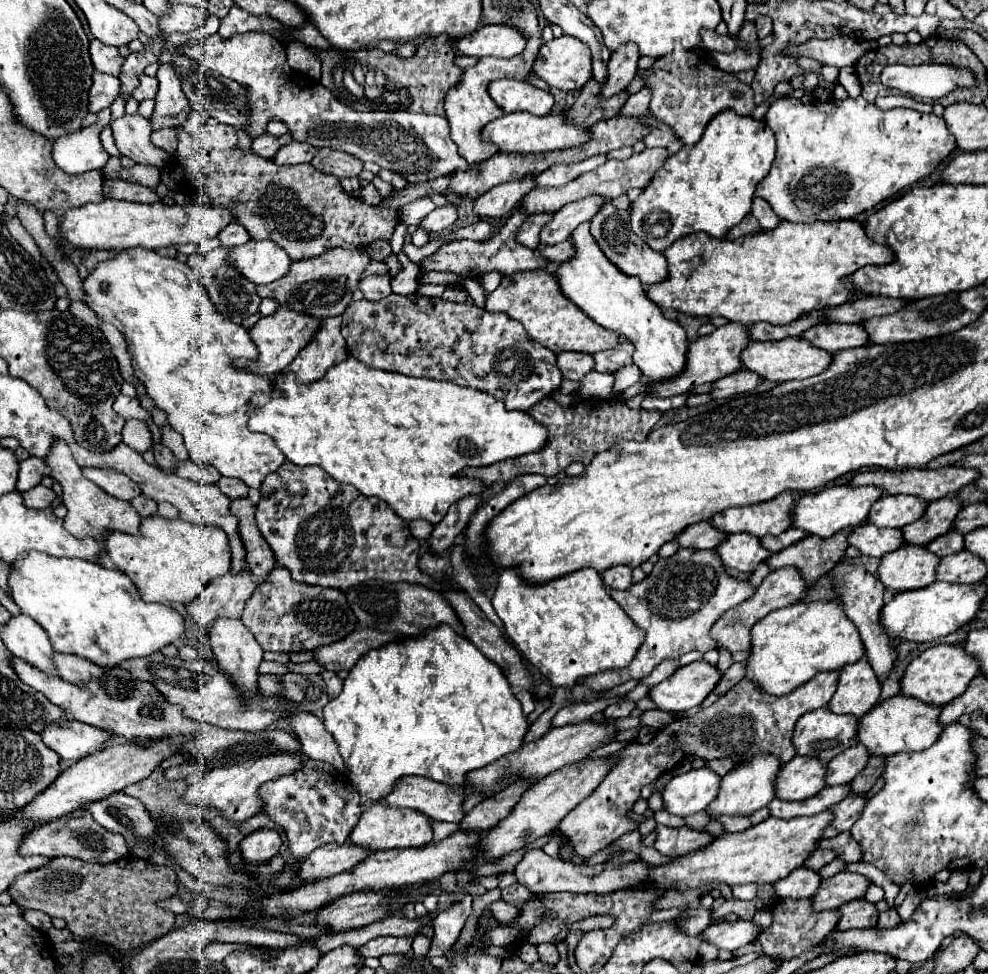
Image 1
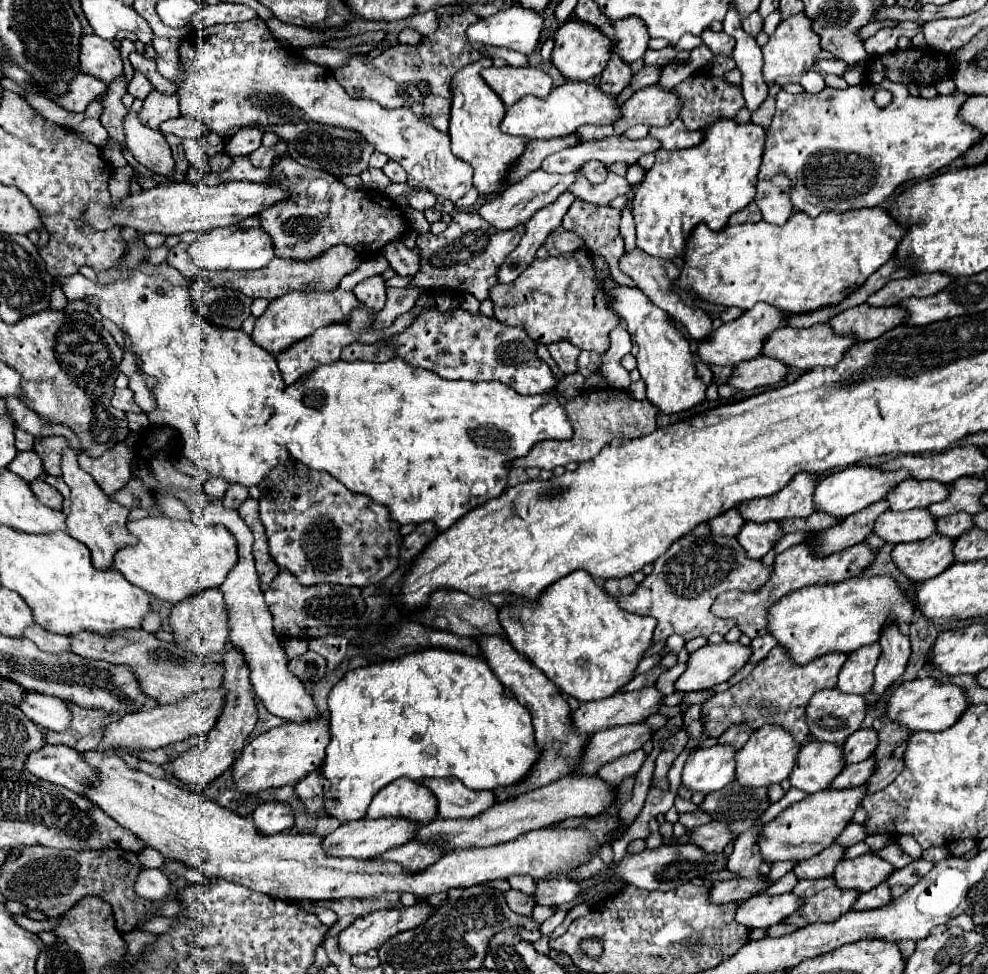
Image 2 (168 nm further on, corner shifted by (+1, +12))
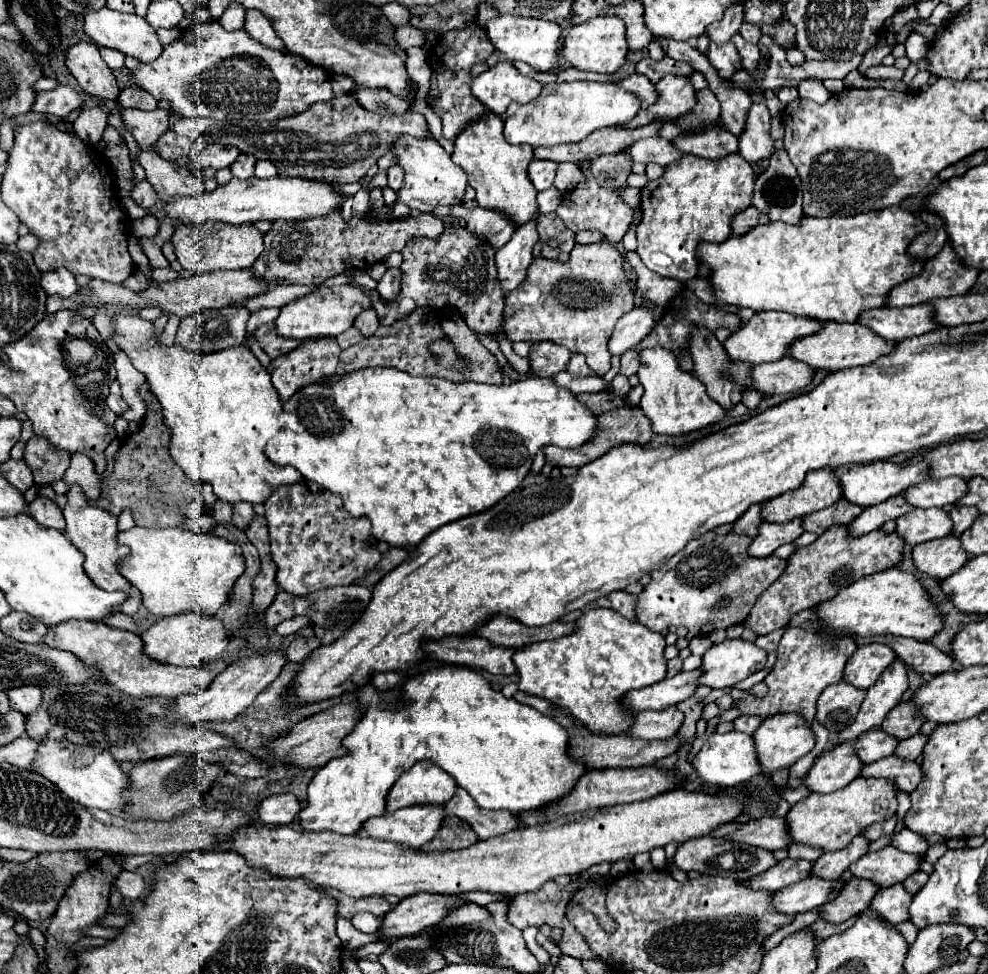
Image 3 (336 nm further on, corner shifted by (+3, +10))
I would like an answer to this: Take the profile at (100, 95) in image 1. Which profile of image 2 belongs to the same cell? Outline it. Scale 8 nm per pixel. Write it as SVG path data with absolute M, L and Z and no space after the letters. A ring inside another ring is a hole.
M77 74L77 78L73 78L73 82L69 84L69 94L65 94L65 98L61 98L61 102L57 104L71 112L85 112L87 104L101 96L105 90L107 86L103 80L91 74Z

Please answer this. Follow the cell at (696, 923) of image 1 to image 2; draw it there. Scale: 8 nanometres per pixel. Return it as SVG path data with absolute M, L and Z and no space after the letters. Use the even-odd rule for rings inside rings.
M759 876L753 880L727 880L727 882L715 882L709 892L711 904L725 904L725 902L741 902L751 898L753 894L759 894L769 884Z

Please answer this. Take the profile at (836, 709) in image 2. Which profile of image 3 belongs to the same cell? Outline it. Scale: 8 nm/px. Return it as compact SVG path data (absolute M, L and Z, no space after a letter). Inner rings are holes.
M847 682L827 686L817 702L817 720L829 732L837 734L839 730L847 728L851 720L855 720L865 694L865 690L859 690Z

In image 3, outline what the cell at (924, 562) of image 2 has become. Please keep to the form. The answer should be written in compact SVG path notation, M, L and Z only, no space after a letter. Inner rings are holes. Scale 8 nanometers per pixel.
M955 536L923 542L913 548L915 566L921 572L935 576L939 580L955 574L959 568L965 566L967 560L969 560L969 554L961 548L959 538Z

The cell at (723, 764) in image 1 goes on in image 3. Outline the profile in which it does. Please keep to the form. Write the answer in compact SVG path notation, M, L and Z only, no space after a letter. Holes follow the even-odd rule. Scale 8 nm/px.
M743 714L735 720L735 730L739 732L745 732L745 734L753 734L759 724L763 722L763 716L755 716L755 714Z

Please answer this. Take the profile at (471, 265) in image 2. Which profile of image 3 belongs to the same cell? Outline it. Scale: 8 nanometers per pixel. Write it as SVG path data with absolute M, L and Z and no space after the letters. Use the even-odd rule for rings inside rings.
M449 224L447 232L439 238L411 238L401 250L401 294L391 302L383 304L377 292L371 292L379 324L387 326L407 316L415 308L449 308L459 312L465 324L483 336L503 334L503 308L505 294L501 292L495 268L495 250L485 242L467 232L461 224Z

